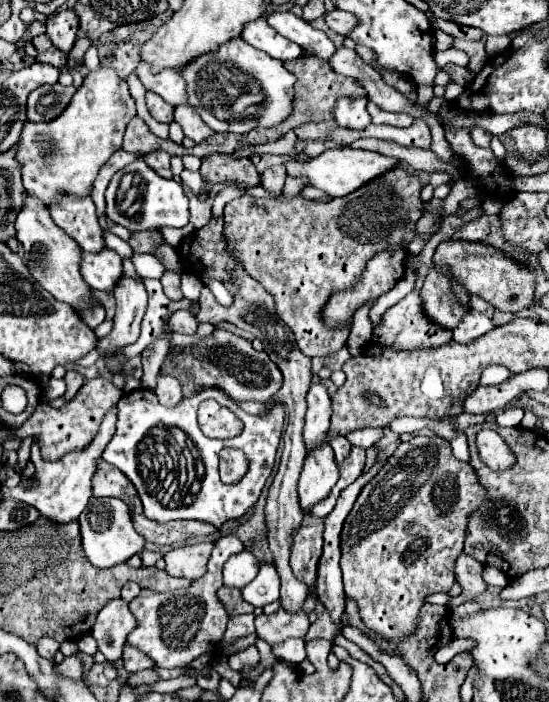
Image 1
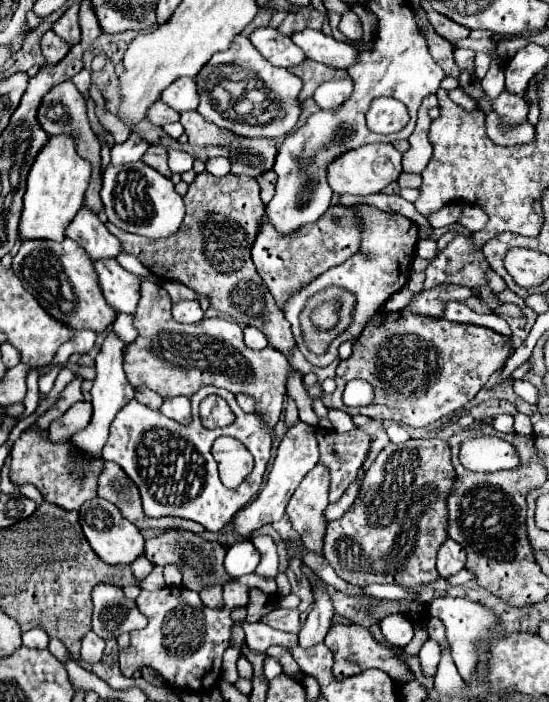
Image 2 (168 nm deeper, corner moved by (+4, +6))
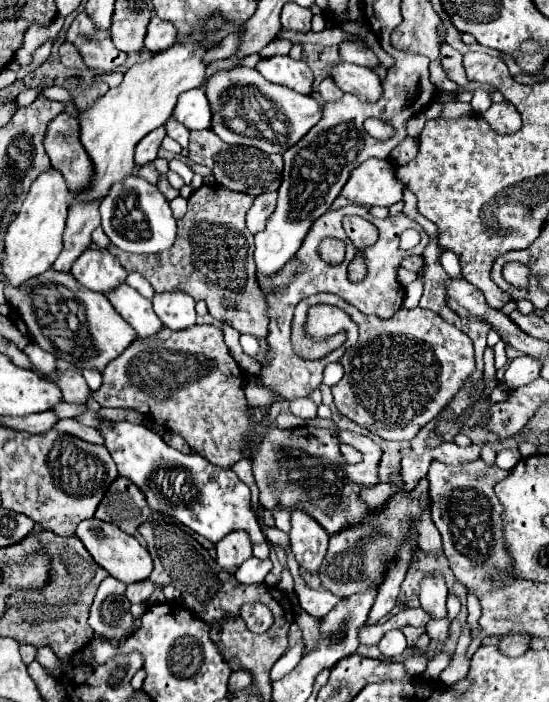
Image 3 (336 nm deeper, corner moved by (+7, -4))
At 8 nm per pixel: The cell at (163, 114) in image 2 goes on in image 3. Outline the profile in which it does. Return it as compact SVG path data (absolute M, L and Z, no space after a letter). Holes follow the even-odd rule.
M171 118L171 120L165 124L165 128L167 128L167 136L171 136L171 138L177 140L183 148L187 148L187 142L189 142L189 130L187 130L183 124L179 124L175 118Z

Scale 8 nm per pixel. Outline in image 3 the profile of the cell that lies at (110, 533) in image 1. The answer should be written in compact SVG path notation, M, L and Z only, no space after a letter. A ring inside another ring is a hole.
M89 518L89 520L83 520L77 530L75 530L77 538L85 544L87 552L93 556L93 560L105 568L113 578L125 582L125 584L131 584L131 582L139 582L139 580L145 580L149 578L151 570L153 570L153 560L149 556L149 552L133 538L129 536L127 532L123 532L121 528L115 528L115 524L107 524L103 520L97 520L97 518Z

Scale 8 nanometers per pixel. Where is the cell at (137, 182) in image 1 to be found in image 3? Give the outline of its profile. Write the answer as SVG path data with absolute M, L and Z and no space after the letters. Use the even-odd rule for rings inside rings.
M135 174L125 176L119 184L111 186L111 192L101 202L101 220L109 240L125 252L157 254L171 248L177 236L177 222L167 198L159 192L159 188L155 188L155 184L149 184Z

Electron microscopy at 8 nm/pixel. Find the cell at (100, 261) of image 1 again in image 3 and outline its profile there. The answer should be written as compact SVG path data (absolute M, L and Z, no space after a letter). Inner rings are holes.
M119 284L115 292L107 292L109 302L121 314L121 318L137 332L139 338L149 338L163 328L163 322L153 312L151 300L143 298L129 284Z

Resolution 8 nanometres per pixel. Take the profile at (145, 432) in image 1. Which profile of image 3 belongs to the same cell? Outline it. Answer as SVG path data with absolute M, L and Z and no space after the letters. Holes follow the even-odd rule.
M101 422L99 432L103 434L103 446L111 452L119 476L131 480L147 498L147 504L155 512L163 512L193 532L219 542L227 532L247 530L251 536L252 555L265 560L270 555L270 545L261 528L259 520L251 508L251 490L243 484L235 472L219 470L197 452L179 452L163 442L159 434L143 424L123 422Z

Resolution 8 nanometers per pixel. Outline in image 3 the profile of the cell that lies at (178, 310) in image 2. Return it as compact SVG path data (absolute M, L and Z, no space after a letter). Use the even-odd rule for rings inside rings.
M185 292L155 294L153 310L169 330L187 330L195 326L195 300Z

